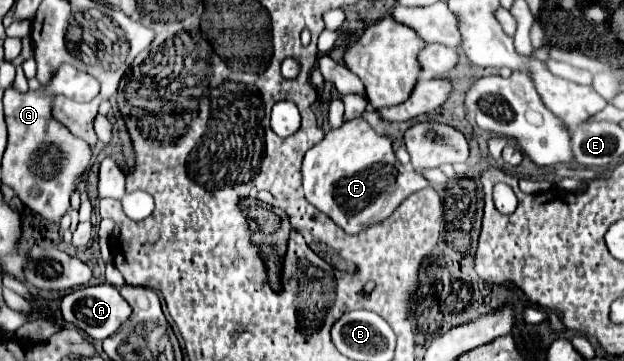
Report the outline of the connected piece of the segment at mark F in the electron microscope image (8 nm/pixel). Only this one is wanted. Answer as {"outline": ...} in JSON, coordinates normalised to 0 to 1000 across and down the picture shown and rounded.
{"outline":[[[582,327],[527,360],[521,382],[489,427],[482,482],[489,548],[556,648],[572,648],[617,609],[655,537],[688,515],[671,476],[639,454],[627,388],[604,371]]]}

